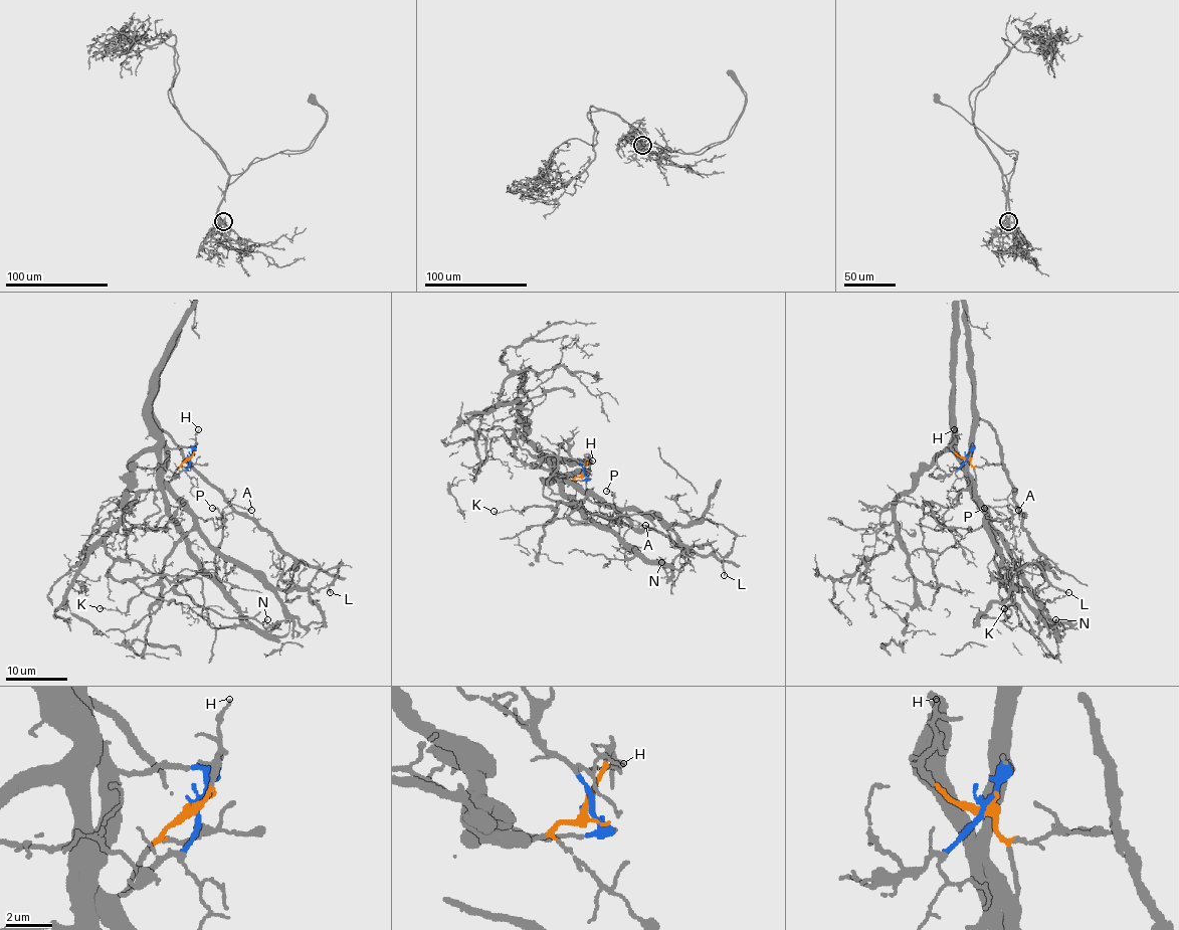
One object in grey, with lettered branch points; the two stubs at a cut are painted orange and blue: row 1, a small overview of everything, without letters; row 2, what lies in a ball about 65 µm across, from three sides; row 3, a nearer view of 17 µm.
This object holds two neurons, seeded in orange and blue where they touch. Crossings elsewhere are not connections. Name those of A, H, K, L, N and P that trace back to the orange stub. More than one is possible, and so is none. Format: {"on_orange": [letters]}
{"on_orange": ["H", "K", "L"]}

